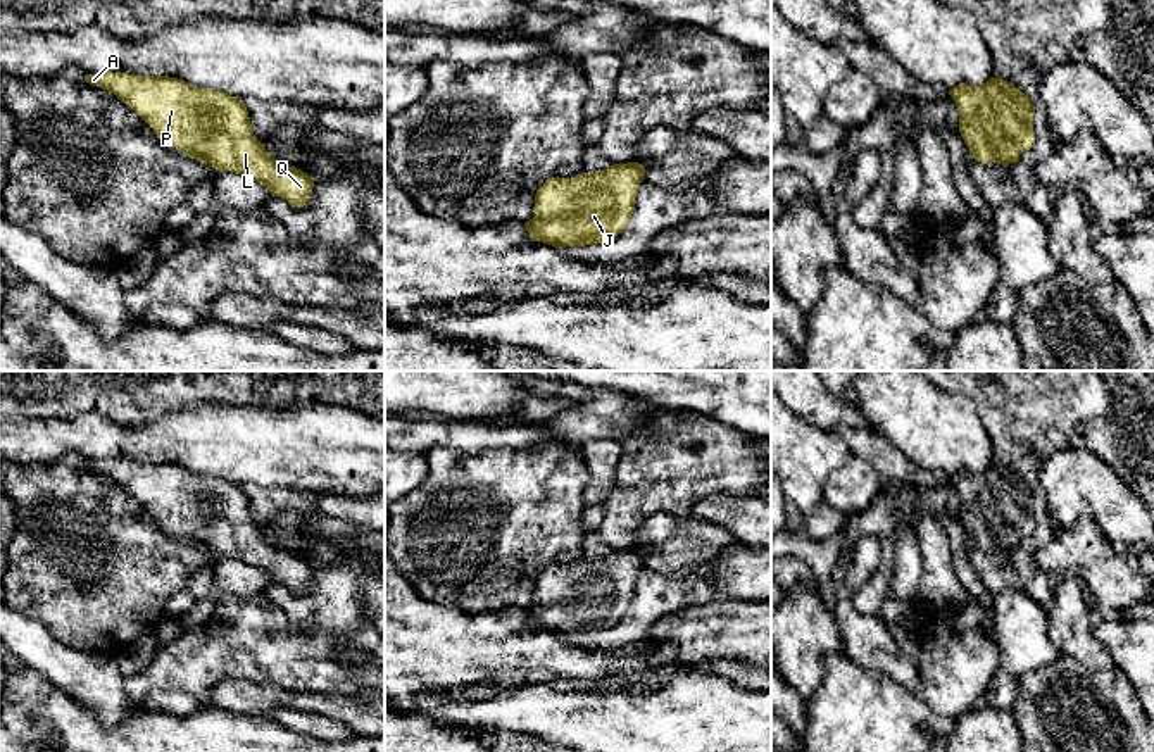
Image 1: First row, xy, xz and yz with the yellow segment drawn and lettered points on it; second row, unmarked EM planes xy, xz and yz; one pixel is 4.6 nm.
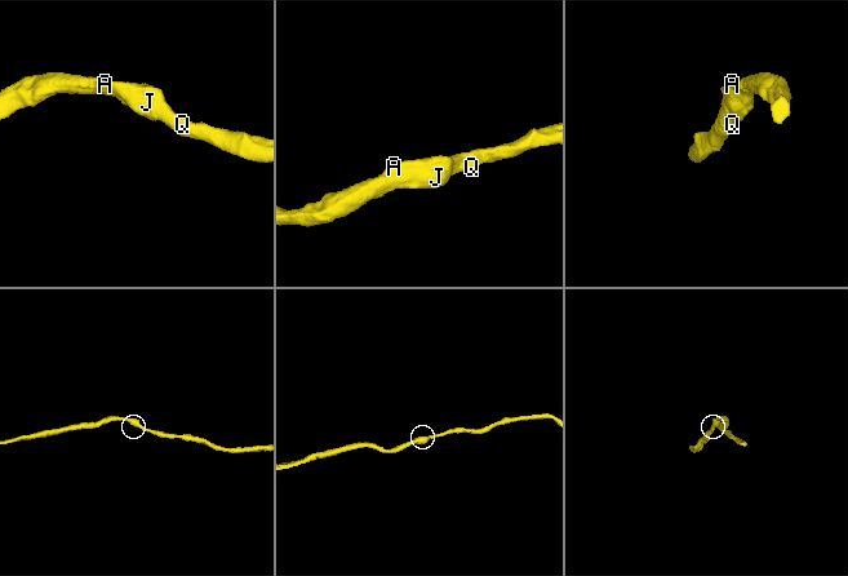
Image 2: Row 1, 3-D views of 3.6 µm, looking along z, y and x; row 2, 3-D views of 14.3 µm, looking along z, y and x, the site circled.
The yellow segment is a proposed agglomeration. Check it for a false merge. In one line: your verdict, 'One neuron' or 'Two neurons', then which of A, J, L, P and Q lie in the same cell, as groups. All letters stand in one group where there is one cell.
One neuron. Groups: A J L P Q

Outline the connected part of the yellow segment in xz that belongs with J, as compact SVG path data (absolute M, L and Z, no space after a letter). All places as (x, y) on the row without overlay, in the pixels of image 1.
M612 550L599 559L549 564L535 581L535 604L526 617L559 636L614 626L631 605L645 554Z

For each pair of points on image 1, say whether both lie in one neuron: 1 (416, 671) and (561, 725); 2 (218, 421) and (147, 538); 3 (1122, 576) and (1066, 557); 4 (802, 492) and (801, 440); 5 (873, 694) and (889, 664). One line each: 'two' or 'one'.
1: one
2: two
3: one
4: one
5: two

